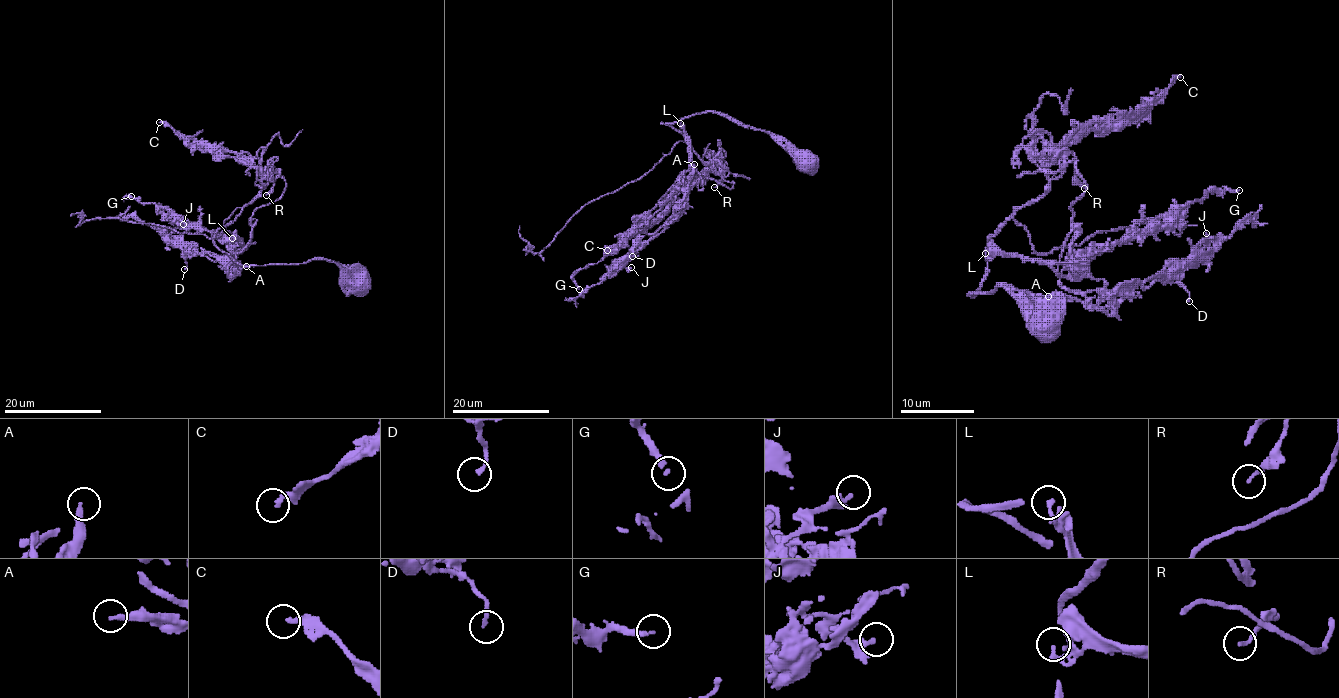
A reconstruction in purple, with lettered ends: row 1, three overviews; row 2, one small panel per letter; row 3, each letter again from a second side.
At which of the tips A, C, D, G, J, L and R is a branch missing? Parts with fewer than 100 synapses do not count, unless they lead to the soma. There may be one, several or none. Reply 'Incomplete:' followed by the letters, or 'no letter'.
Incomplete: no letter

